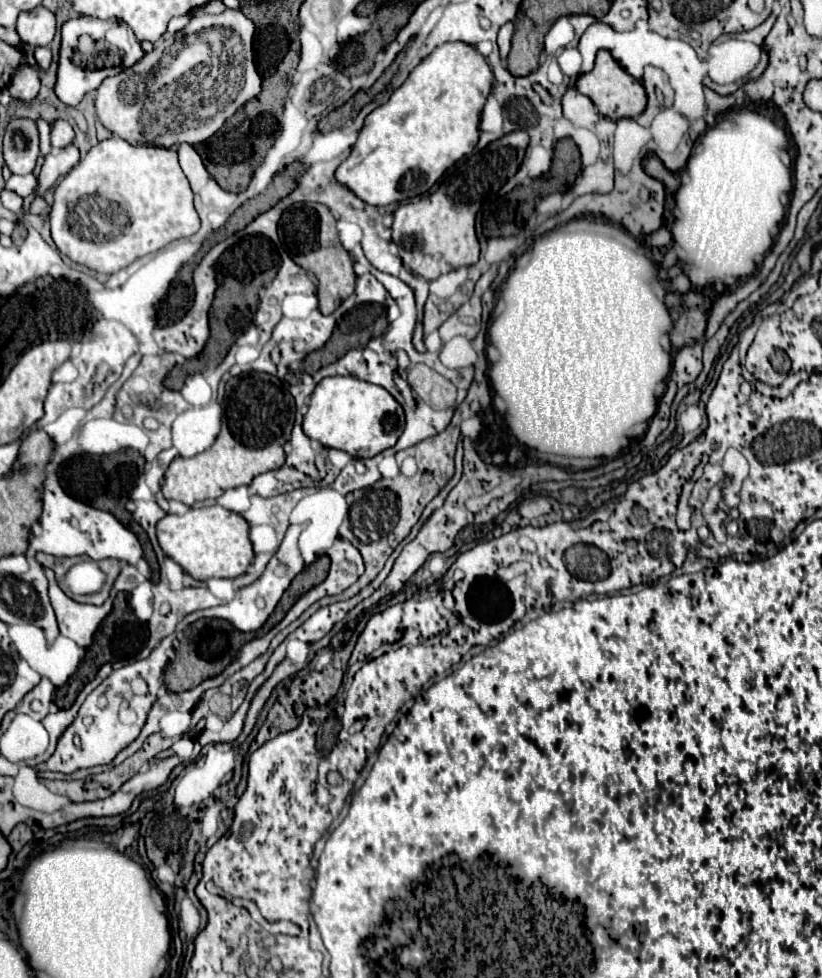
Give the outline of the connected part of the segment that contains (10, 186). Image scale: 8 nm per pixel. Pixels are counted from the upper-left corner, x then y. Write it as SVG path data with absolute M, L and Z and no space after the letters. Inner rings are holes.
M25 174L25 176L11 176L7 182L5 182L5 190L11 190L11 192L15 192L15 194L19 194L19 196L29 196L31 192L33 192L33 188L35 188L35 184L37 184L37 180L35 180L35 176L33 174Z

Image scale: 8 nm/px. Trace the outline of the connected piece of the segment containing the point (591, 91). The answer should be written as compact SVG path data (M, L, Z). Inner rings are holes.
M599 50L597 58L595 58L595 66L591 72L581 74L575 82L575 88L585 94L587 98L593 100L595 108L599 110L599 114L611 118L611 120L619 120L619 118L637 118L645 104L647 104L647 94L641 86L639 80L635 80L633 76L629 76L611 56L609 50Z

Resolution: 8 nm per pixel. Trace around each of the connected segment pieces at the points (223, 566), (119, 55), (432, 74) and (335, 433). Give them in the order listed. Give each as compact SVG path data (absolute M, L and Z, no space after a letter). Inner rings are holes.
M207 498L203 502L195 502L193 506L188 506L189 510L181 516L167 514L157 522L157 540L161 550L195 580L241 576L253 560L253 546L249 540L247 520L214 503L218 503L217 498Z
M79 16L65 20L61 26L61 50L55 94L67 106L77 106L87 92L93 92L109 76L119 74L119 68L129 68L143 58L143 50L135 40L133 30L119 18L97 20Z
M447 42L435 48L419 64L419 74L409 74L403 86L365 118L349 158L335 170L335 180L371 206L425 194L451 164L475 148L479 114L491 84L493 72L473 46Z
M353 376L323 378L313 390L309 410L303 418L305 436L321 442L325 448L343 450L343 452L351 454L353 458L373 458L379 452L395 446L403 428L405 428L405 414L403 414L401 404L385 388L371 384L371 382L365 382L365 380L359 380L359 378L353 378Z

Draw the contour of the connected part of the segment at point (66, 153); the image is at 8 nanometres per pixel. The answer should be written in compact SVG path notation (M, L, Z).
M69 144L69 146L59 148L59 150L51 150L45 156L45 162L43 162L43 168L39 174L39 190L35 196L41 196L47 188L51 188L77 162L79 162L79 148L75 144Z

